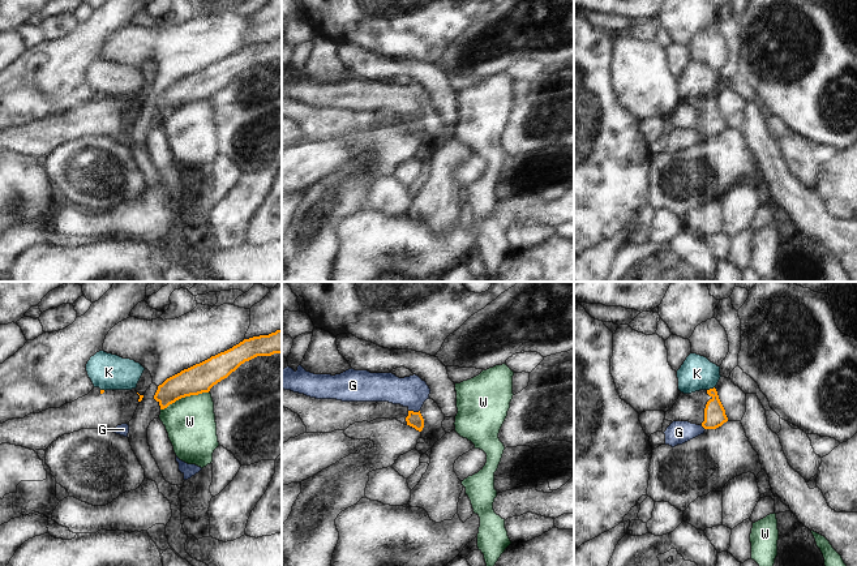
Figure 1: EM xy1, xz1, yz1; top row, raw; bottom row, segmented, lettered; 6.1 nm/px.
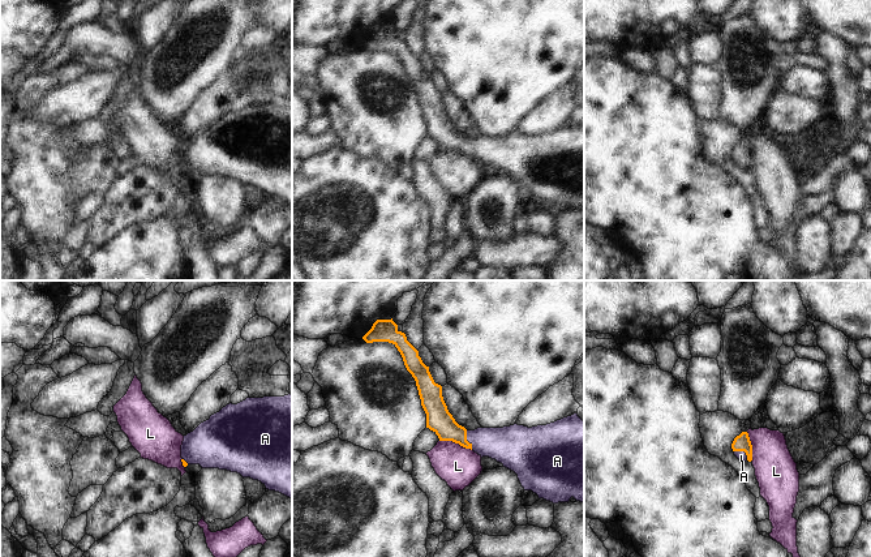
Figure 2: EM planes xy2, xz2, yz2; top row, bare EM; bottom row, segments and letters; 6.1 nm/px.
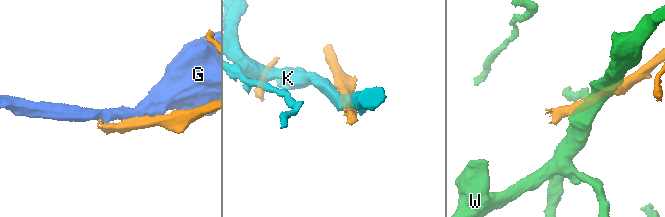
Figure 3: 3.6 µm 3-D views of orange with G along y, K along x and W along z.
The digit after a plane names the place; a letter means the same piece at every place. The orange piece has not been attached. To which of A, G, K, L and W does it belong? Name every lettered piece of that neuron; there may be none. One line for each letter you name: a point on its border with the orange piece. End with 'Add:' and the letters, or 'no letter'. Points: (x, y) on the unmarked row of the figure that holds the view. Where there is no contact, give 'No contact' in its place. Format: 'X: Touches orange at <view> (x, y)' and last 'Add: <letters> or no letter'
A: Touches orange at xz2 (466, 148)
Add: A

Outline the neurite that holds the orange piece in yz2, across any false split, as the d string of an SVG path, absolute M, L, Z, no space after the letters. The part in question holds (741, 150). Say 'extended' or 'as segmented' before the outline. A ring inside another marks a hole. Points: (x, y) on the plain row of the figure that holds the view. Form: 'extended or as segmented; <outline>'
extended; M742 140L734 146L731 157L741 170L752 168L752 153L747 140Z

